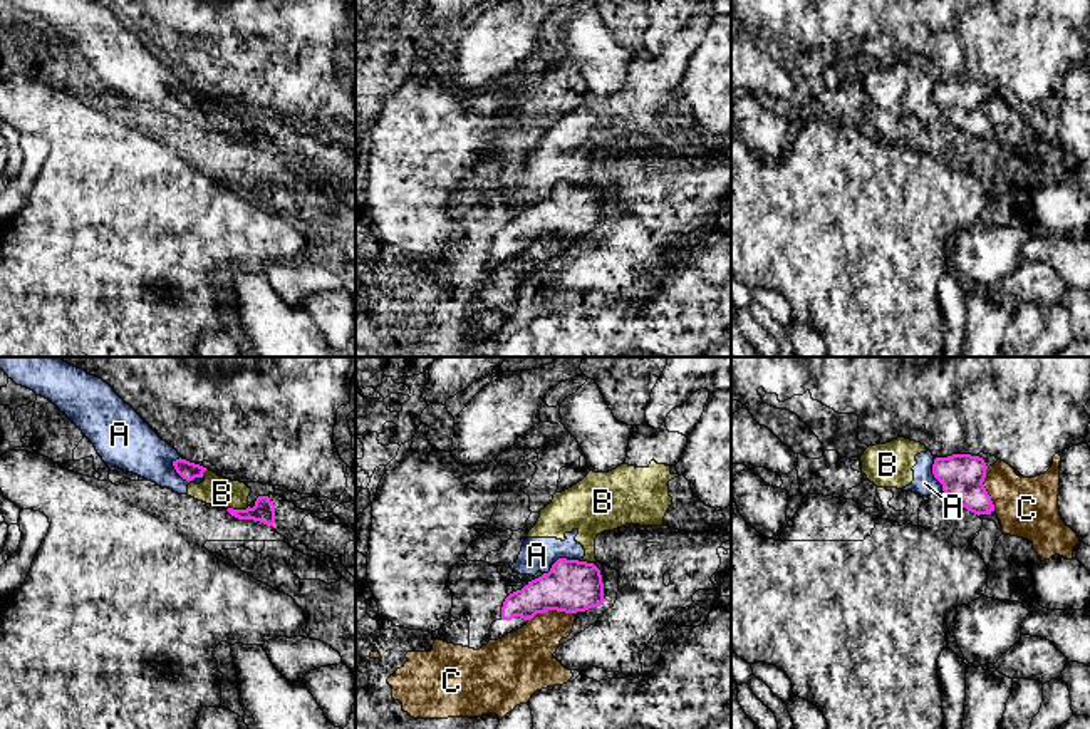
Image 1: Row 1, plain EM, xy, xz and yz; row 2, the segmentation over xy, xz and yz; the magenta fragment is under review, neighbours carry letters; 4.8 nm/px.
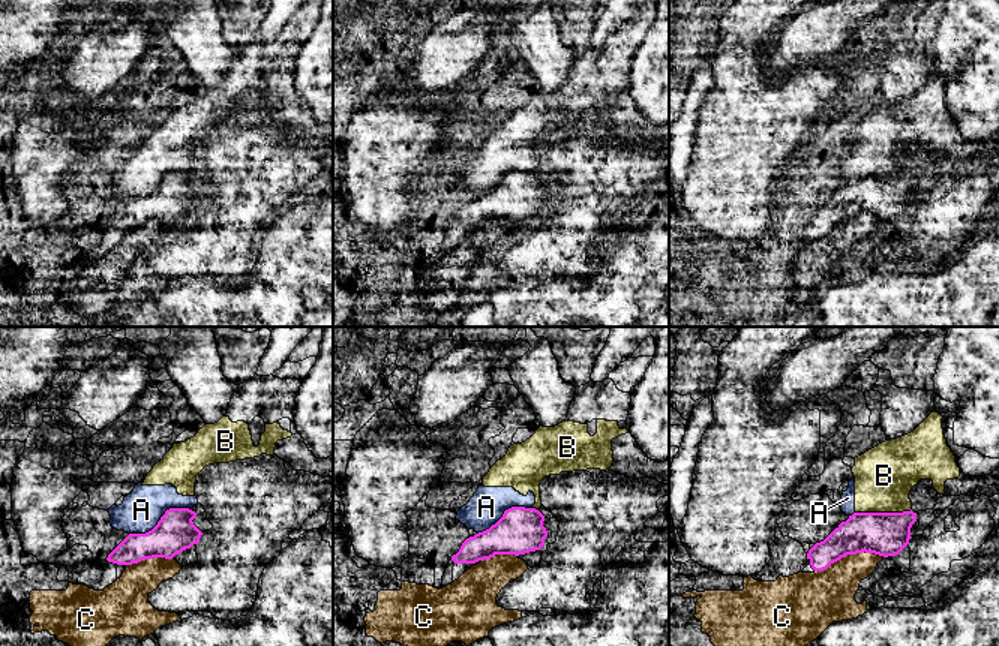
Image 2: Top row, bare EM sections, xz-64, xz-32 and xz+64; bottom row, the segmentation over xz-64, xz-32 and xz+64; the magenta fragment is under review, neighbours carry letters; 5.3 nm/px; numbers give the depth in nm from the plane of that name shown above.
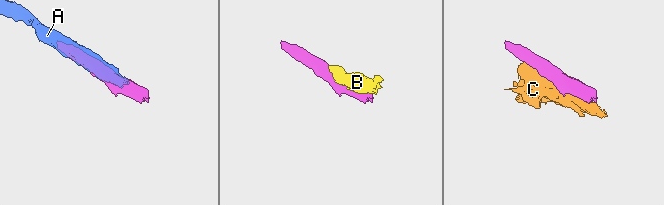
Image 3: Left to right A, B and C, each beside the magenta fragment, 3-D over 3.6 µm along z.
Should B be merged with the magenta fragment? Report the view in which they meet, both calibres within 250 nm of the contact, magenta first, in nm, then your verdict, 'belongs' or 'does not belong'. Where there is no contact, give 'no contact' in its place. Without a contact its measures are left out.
meets magenta in xy; 110 nm thick on the magenta side, 140 nm on the other; does not belong

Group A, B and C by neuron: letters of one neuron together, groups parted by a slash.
A B / C

